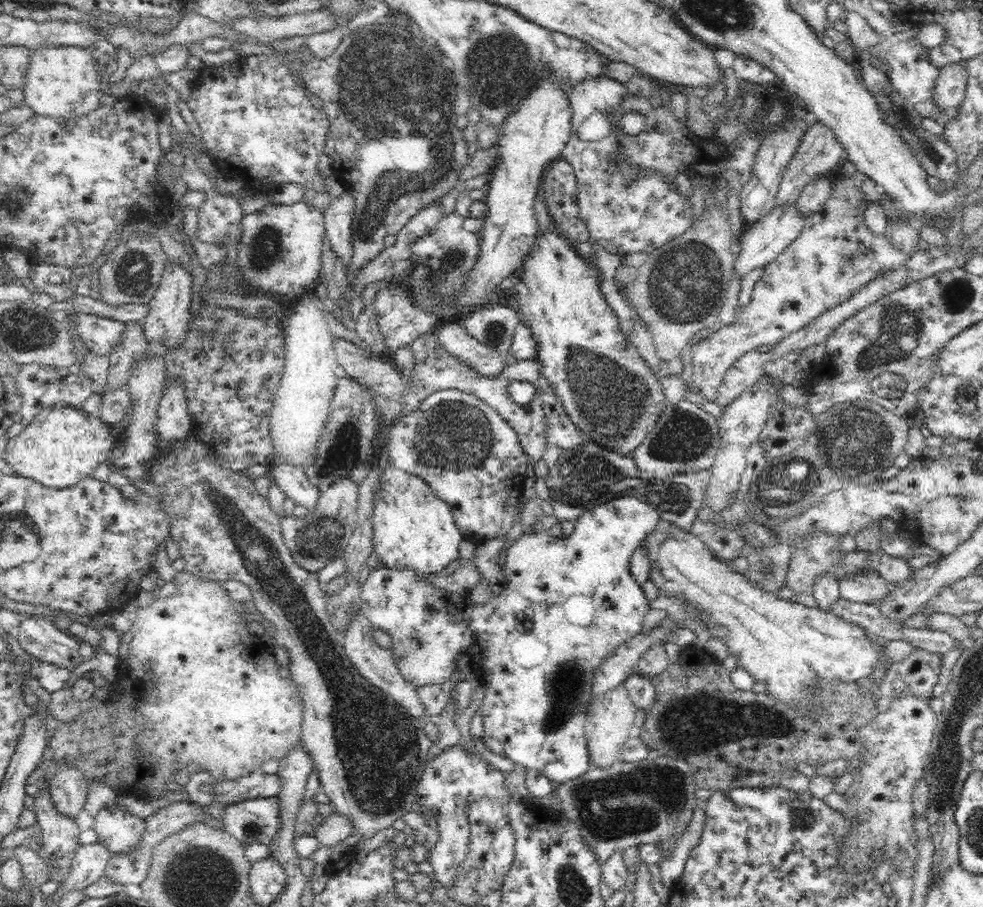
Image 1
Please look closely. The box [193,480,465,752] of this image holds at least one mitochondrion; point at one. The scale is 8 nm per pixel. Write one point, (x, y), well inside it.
(329, 527)

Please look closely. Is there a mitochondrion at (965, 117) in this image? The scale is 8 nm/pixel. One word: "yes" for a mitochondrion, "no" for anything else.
no

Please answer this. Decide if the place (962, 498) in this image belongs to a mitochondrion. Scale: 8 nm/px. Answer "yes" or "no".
yes

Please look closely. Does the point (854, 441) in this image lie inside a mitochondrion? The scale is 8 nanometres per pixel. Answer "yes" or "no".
yes

